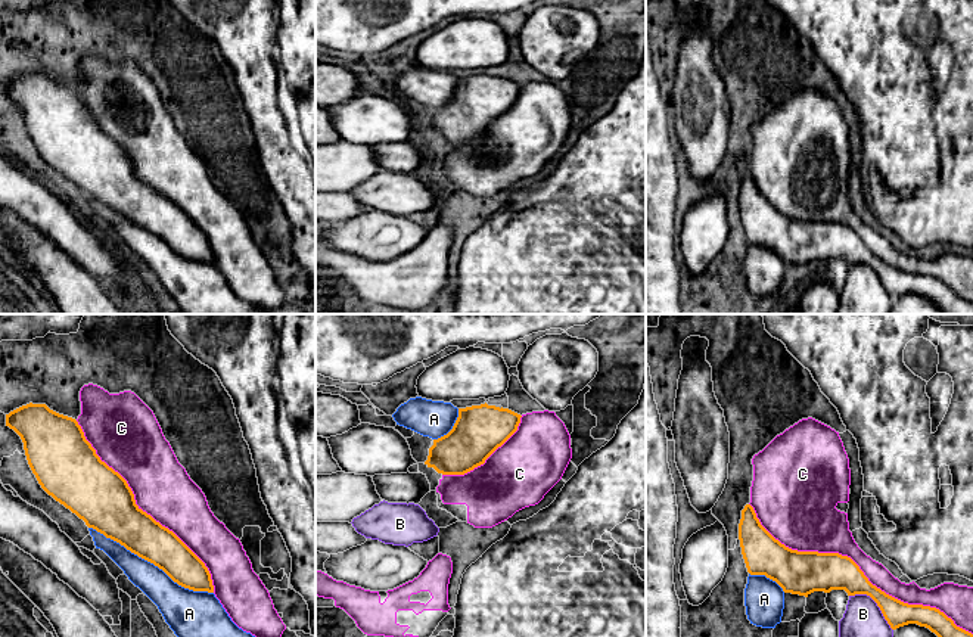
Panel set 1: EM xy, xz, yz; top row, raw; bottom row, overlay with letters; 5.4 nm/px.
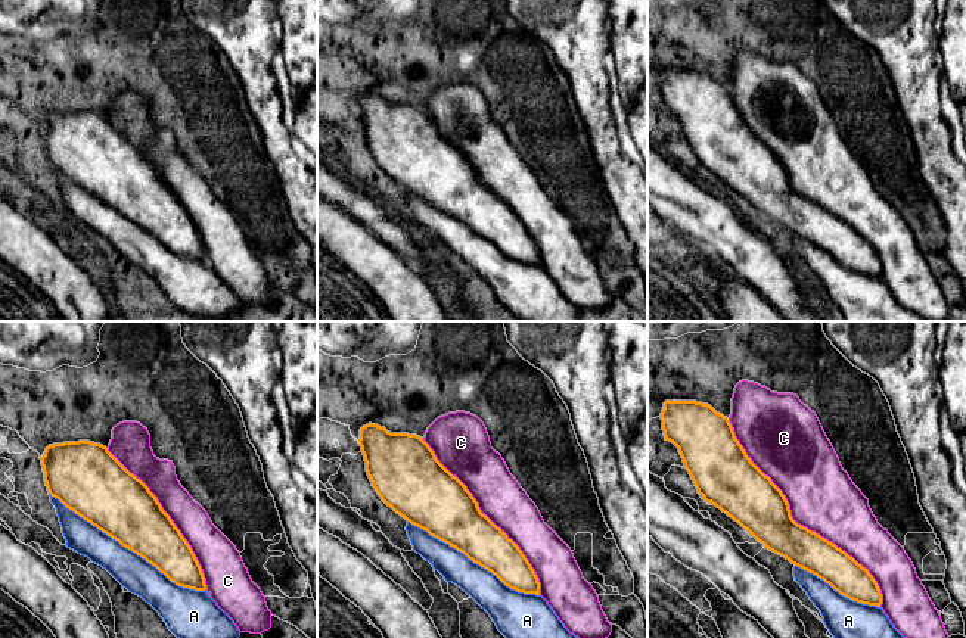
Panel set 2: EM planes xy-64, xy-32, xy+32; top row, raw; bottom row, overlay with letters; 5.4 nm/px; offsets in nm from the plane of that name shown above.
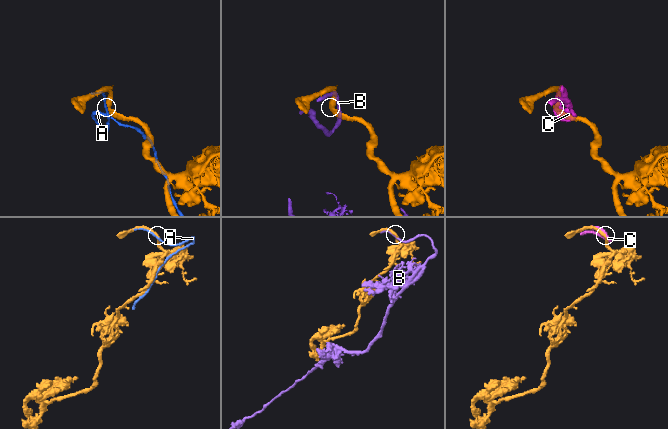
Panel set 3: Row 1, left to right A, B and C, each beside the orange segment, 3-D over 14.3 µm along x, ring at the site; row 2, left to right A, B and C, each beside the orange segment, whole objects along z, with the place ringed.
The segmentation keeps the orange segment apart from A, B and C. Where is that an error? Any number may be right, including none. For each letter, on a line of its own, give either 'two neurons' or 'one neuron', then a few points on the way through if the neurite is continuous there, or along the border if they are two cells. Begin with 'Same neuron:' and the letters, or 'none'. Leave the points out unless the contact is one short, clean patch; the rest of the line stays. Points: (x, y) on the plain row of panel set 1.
Same neuron: C
A: two neurons
B: two neurons
C: one neuron

